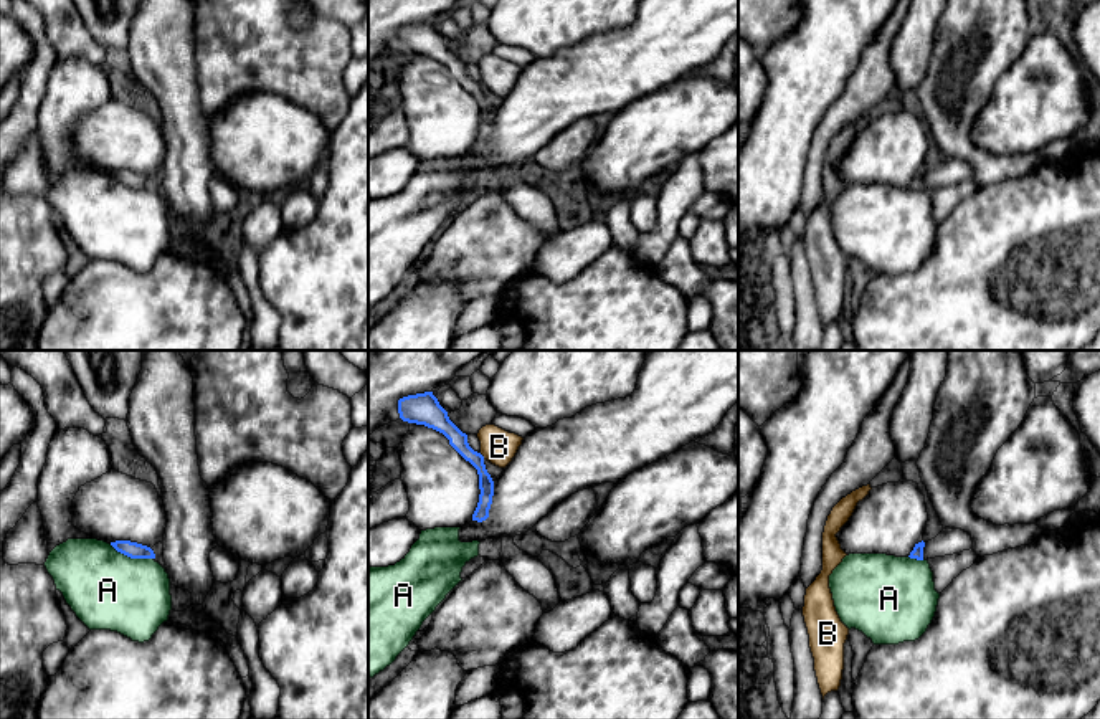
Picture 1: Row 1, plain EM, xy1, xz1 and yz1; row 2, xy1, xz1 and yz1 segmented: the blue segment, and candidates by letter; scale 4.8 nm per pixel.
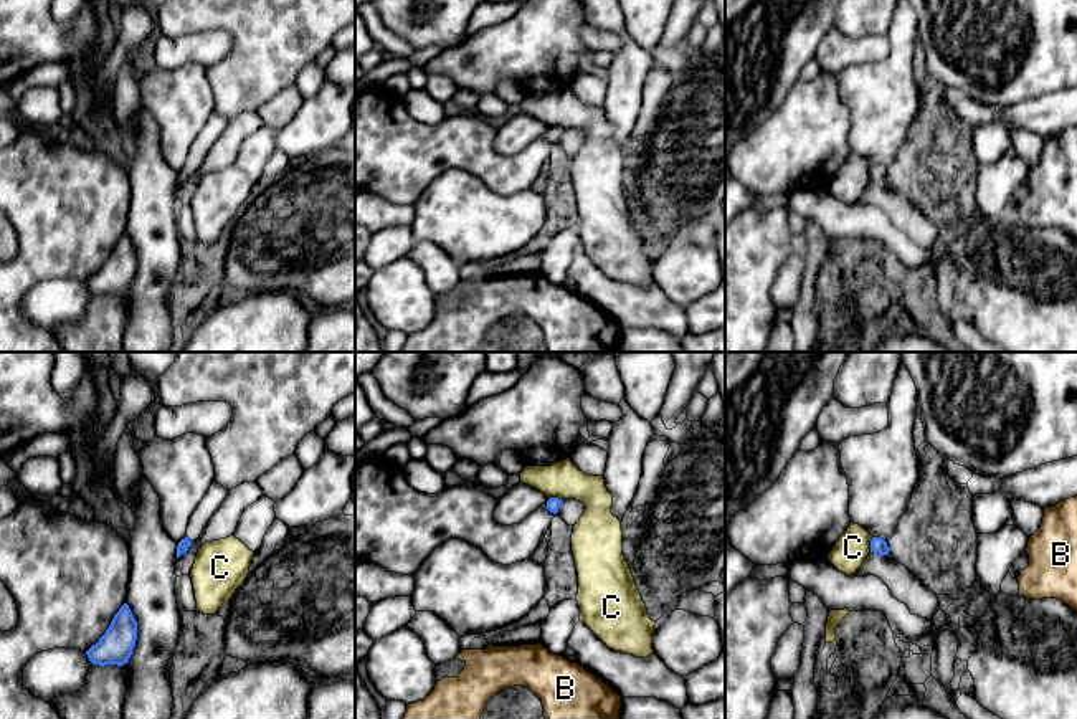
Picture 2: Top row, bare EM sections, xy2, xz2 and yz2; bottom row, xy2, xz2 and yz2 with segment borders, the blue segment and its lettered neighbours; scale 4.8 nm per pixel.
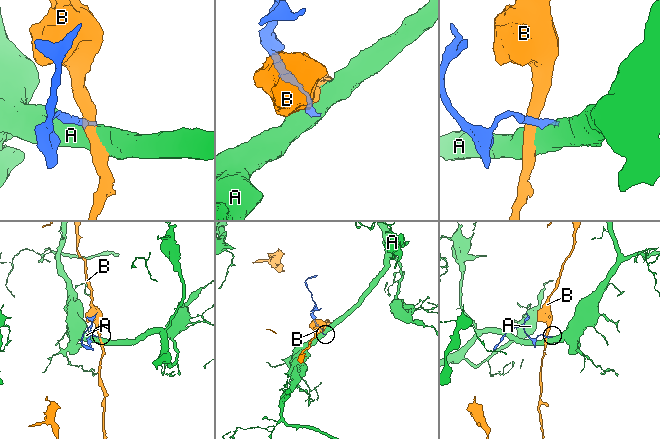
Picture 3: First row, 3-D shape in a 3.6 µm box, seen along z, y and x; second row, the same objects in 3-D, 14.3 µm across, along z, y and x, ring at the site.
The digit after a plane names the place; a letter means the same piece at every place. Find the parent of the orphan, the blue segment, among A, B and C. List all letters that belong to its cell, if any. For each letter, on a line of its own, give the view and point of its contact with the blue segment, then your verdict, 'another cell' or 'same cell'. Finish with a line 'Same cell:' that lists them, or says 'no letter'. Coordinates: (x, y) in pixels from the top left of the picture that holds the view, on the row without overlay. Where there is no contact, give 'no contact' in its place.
A: meets blue in xy1 at (131, 187); another cell
B: meets blue in xz1 at (483, 86); another cell
C: meets blue in yz2 at (871, 174); another cell
Same cell: no letter

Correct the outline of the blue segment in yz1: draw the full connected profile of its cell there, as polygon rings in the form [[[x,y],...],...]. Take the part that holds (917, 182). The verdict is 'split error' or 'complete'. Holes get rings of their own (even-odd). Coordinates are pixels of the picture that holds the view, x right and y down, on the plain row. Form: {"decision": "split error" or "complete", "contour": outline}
{"decision": "split error", "contour": [[[943,159],[935,169],[915,174],[910,188],[928,190],[973,179],[973,169],[961,159]]]}

